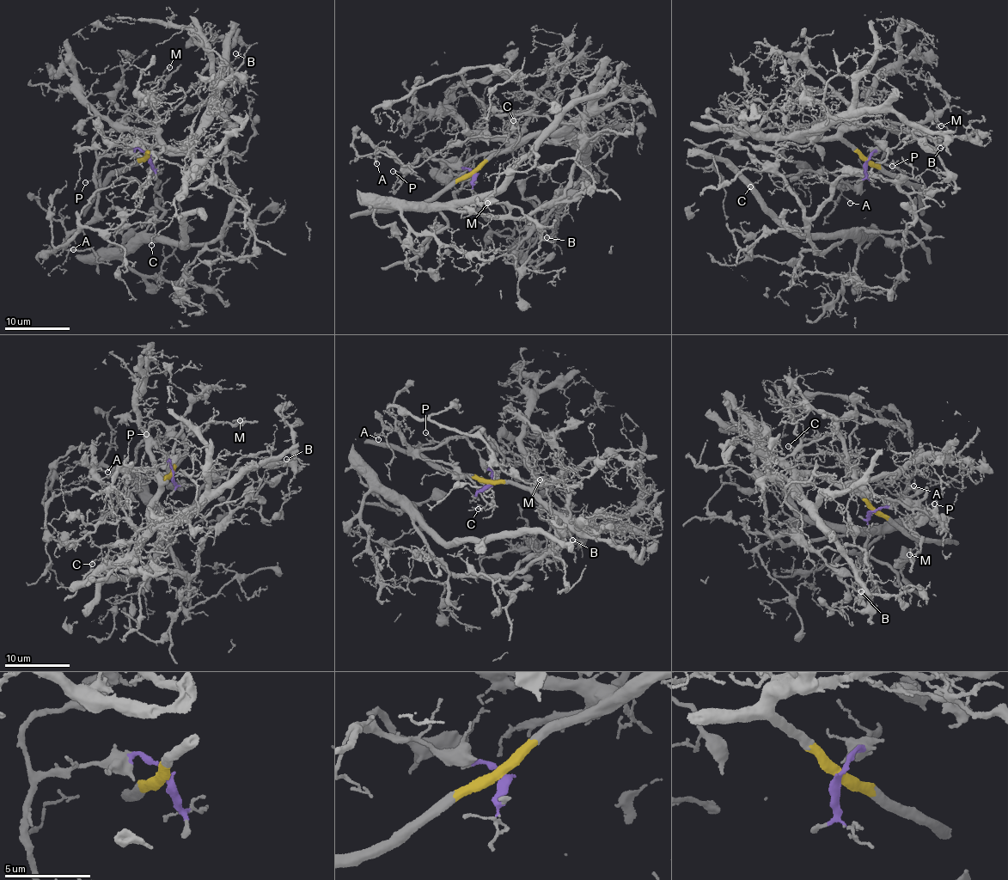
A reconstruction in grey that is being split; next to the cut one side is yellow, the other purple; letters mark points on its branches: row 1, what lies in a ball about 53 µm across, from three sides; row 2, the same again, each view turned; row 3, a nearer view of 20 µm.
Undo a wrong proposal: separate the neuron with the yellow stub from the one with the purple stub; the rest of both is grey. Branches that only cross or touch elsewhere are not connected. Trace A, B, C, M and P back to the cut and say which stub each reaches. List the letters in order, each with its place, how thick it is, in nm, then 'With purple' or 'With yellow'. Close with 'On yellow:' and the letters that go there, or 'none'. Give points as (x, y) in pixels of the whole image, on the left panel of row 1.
A: Place: (73, 249). Thickness 170 nm. With purple
B: Place: (235, 53). Thickness 90 nm. With yellow
C: Place: (151, 245). Thickness 120 nm. With purple
M: Place: (169, 67). Thickness 120 nm. With purple
P: Place: (85, 182). Thickness 130 nm. With purple
On yellow: B

